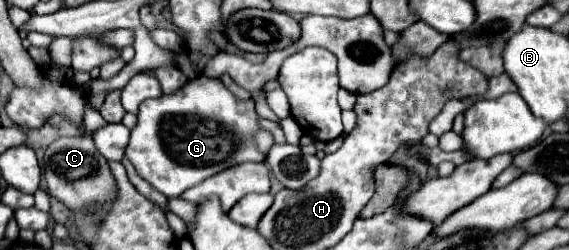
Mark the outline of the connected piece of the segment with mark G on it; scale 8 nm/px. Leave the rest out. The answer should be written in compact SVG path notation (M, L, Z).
M198 76L194 80L188 80L182 88L178 88L172 94L162 94L160 98L152 98L140 104L138 112L138 124L130 134L130 142L126 148L126 156L136 166L138 174L148 180L158 192L164 196L180 196L184 190L200 184L202 180L244 164L244 162L264 162L264 154L258 150L254 142L254 134L260 128L260 116L254 110L252 100L240 100L236 98L220 78L208 78Z

